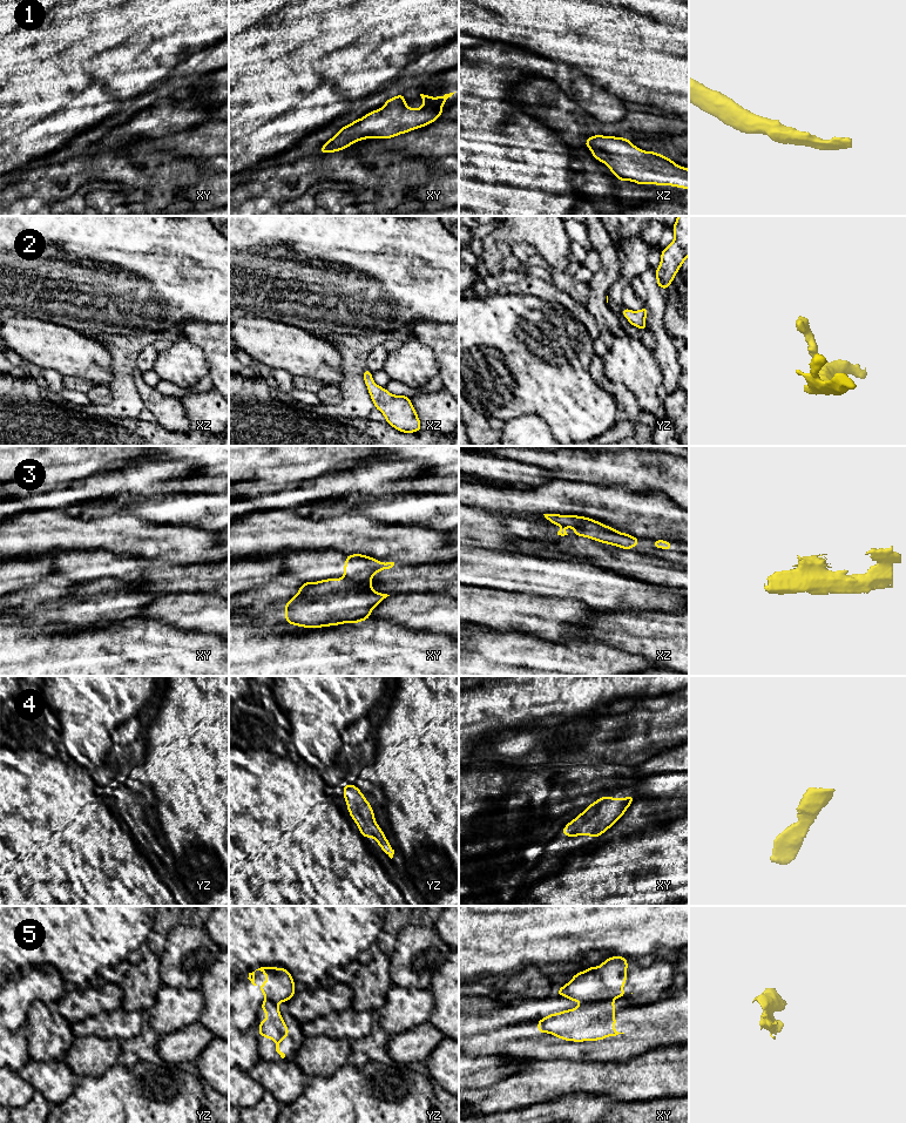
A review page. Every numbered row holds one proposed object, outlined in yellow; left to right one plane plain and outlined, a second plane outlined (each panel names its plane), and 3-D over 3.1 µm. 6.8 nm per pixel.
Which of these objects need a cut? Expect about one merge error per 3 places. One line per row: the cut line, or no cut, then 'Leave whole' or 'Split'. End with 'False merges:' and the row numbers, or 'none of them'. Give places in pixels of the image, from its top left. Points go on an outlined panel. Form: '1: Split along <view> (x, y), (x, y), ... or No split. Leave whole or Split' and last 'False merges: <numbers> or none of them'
1: No split. Leave whole
2: No split. Leave whole
3: Split along xy (344, 577), (358, 583), (369, 582). Split
4: No split. Leave whole
5: Split along xy (610, 1000), (585, 1001), (582, 1003). Split
False merges: 3, 5

